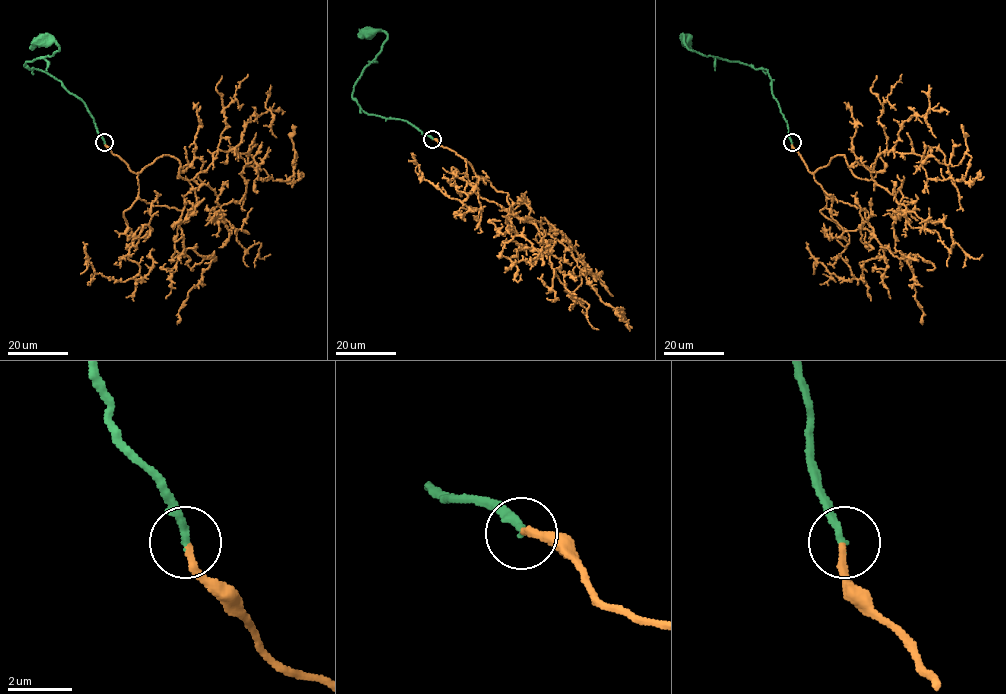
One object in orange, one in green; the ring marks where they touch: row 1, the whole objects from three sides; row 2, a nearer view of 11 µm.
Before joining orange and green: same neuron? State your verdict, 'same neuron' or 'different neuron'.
same neuron

